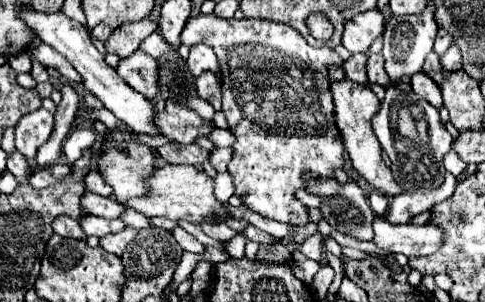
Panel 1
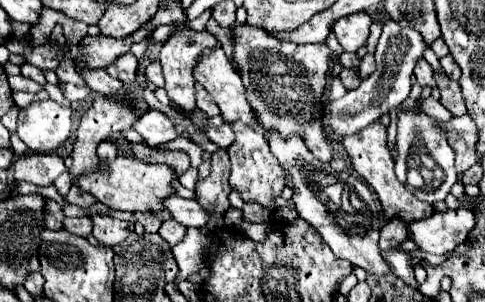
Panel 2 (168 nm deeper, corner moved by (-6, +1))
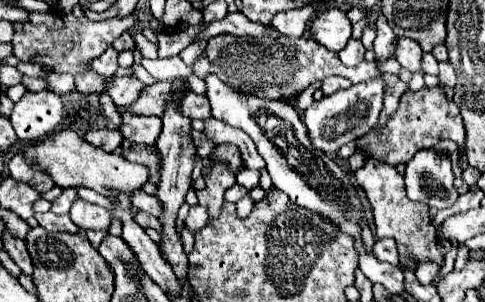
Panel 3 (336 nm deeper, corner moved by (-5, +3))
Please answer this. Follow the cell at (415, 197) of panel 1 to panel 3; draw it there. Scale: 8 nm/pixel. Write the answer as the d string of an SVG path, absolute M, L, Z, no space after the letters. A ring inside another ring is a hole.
M377 240L377 242L375 242L375 248L373 248L373 254L375 254L375 258L381 260L381 262L399 264L397 248L395 248L395 242L393 242L393 240Z

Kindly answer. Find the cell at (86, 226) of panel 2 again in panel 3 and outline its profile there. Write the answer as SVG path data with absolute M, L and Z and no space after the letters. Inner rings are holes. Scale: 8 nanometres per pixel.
M45 212L45 214L35 214L39 226L43 226L49 232L79 232L79 228L73 224L73 220L69 218L69 214L63 216L55 216L53 212Z

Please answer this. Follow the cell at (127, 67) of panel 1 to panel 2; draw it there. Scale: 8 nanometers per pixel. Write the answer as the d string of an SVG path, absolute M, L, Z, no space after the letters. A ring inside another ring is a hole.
M130 52L130 54L122 54L120 60L116 60L114 64L110 64L106 68L106 72L112 76L112 78L118 78L120 82L124 84L132 84L136 80L136 72L138 72L138 60L136 56Z

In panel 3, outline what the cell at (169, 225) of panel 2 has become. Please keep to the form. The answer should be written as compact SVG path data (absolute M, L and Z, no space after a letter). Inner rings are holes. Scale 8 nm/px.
M139 212L139 214L135 214L133 218L135 218L135 222L137 222L137 224L139 224L143 230L147 230L147 228L153 228L153 230L157 230L157 232L159 232L159 228L161 228L159 220L157 220L155 216L151 216L151 214Z

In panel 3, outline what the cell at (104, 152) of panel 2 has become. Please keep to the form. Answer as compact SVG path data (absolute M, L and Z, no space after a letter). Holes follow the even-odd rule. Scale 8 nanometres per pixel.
M89 130L85 140L95 148L119 148L123 136L117 130Z

